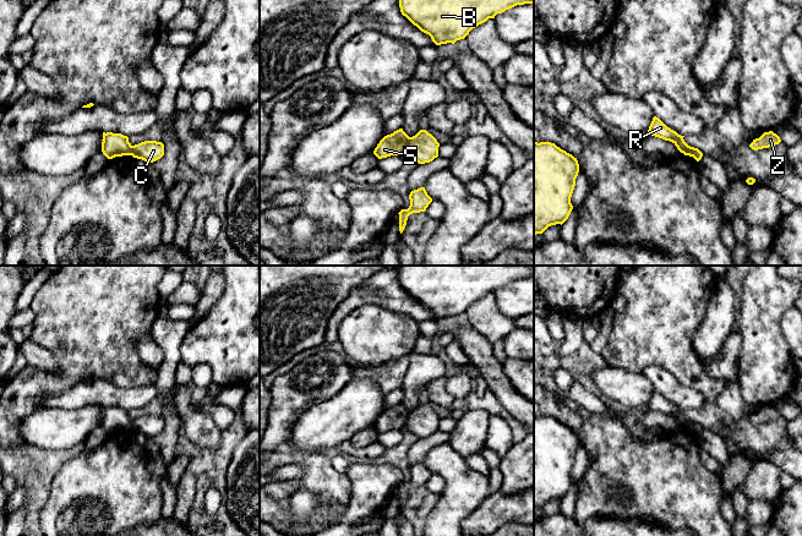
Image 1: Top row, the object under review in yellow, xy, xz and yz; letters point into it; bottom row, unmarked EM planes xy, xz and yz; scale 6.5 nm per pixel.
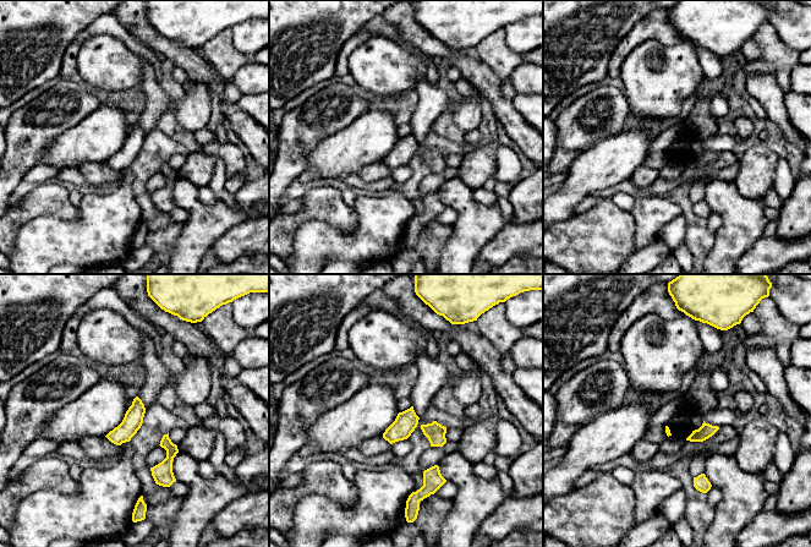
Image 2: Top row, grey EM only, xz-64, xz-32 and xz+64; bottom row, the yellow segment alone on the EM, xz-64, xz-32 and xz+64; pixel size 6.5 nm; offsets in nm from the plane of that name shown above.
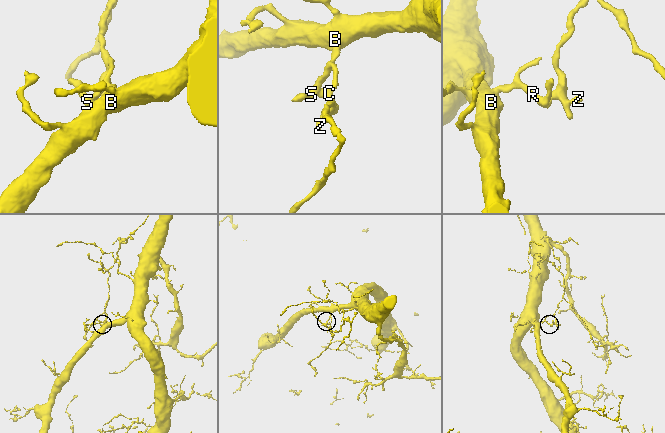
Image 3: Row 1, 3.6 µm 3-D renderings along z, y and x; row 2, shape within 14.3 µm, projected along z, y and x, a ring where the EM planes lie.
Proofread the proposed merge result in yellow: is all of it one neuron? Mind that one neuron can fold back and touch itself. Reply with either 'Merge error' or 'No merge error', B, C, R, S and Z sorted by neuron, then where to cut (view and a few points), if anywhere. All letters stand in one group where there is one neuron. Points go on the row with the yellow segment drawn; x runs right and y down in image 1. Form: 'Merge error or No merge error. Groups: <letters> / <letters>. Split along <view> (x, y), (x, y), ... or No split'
Merge error. Groups: B R S / C Z. Split along xz (409, 137), (403, 152)

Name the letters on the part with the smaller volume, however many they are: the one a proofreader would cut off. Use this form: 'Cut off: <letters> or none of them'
Cut off: C, Z

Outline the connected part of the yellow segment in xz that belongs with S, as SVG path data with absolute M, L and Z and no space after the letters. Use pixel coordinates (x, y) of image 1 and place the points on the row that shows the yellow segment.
M399 128L391 135L384 136L373 151L378 158L387 158L391 155L403 155L408 146L409 136Z

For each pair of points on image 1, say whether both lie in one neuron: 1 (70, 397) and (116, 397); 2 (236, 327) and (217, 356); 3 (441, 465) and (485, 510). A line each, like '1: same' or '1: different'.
1: same
2: same
3: different

